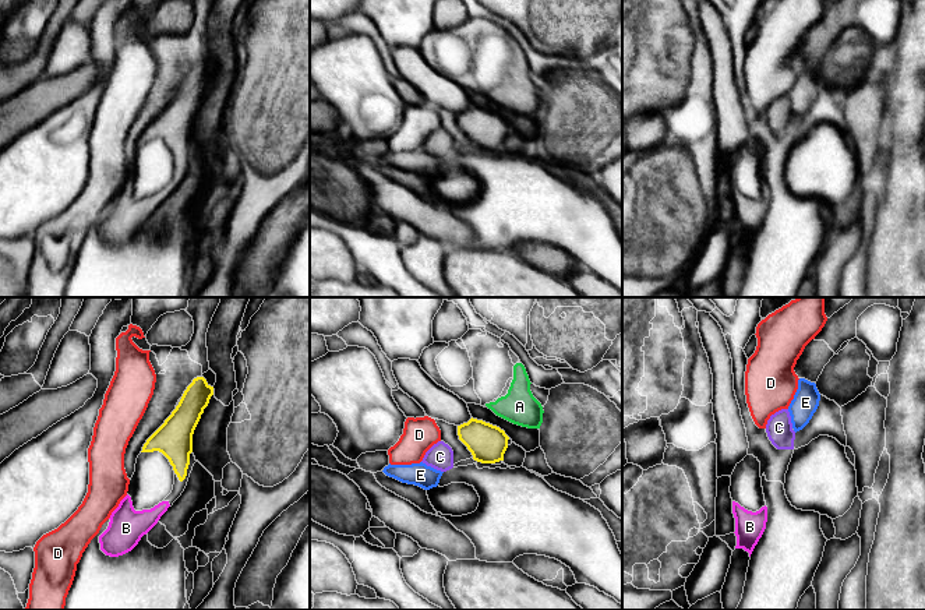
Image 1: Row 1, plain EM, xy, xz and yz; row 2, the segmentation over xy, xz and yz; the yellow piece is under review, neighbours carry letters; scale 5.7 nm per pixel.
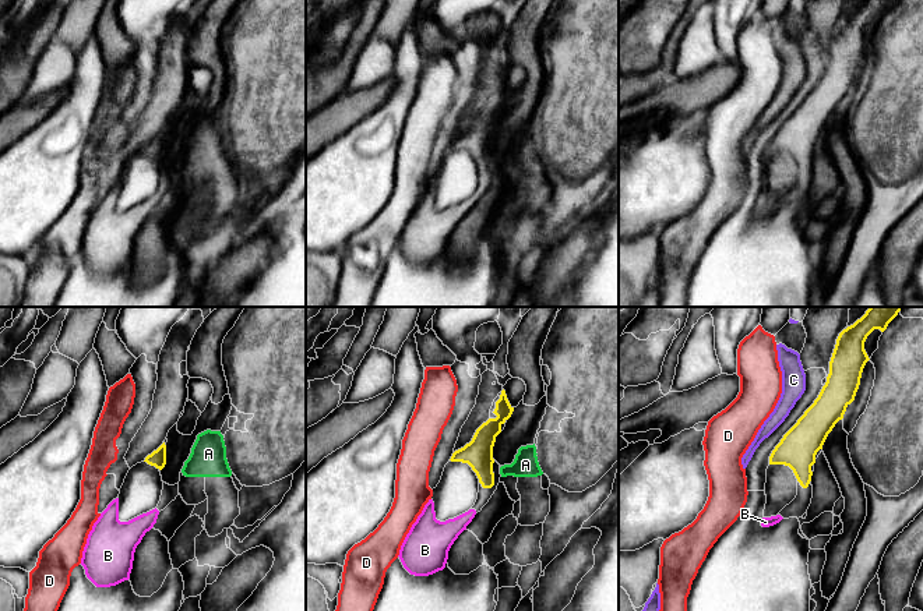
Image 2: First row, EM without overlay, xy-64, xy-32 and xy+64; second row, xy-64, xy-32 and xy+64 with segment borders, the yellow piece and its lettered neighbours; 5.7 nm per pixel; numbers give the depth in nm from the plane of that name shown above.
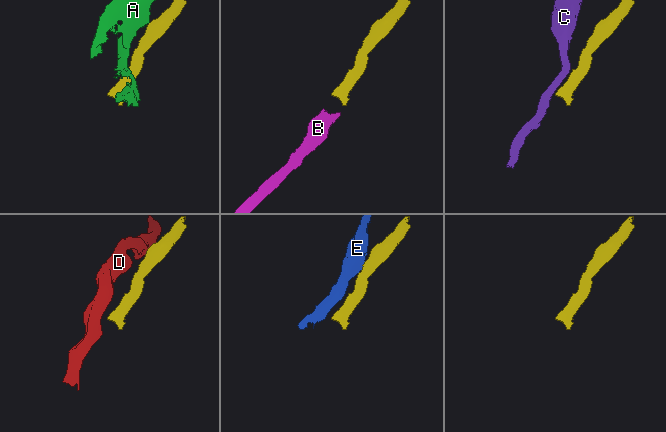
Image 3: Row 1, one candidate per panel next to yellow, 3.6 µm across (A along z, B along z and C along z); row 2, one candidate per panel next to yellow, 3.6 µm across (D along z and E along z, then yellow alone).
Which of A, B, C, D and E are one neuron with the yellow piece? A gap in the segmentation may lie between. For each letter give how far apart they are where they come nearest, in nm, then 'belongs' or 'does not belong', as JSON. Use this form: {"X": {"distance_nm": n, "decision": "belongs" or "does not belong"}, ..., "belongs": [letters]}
{"A": {"distance_nm": 60, "decision": "does not belong"}, "B": {"distance_nm": 140, "decision": "belongs"}, "C": {"distance_nm": 70, "decision": "does not belong"}, "D": {"distance_nm": 90, "decision": "does not belong"}, "E": {"distance_nm": 190, "decision": "does not belong"}, "belongs": ["B"]}

